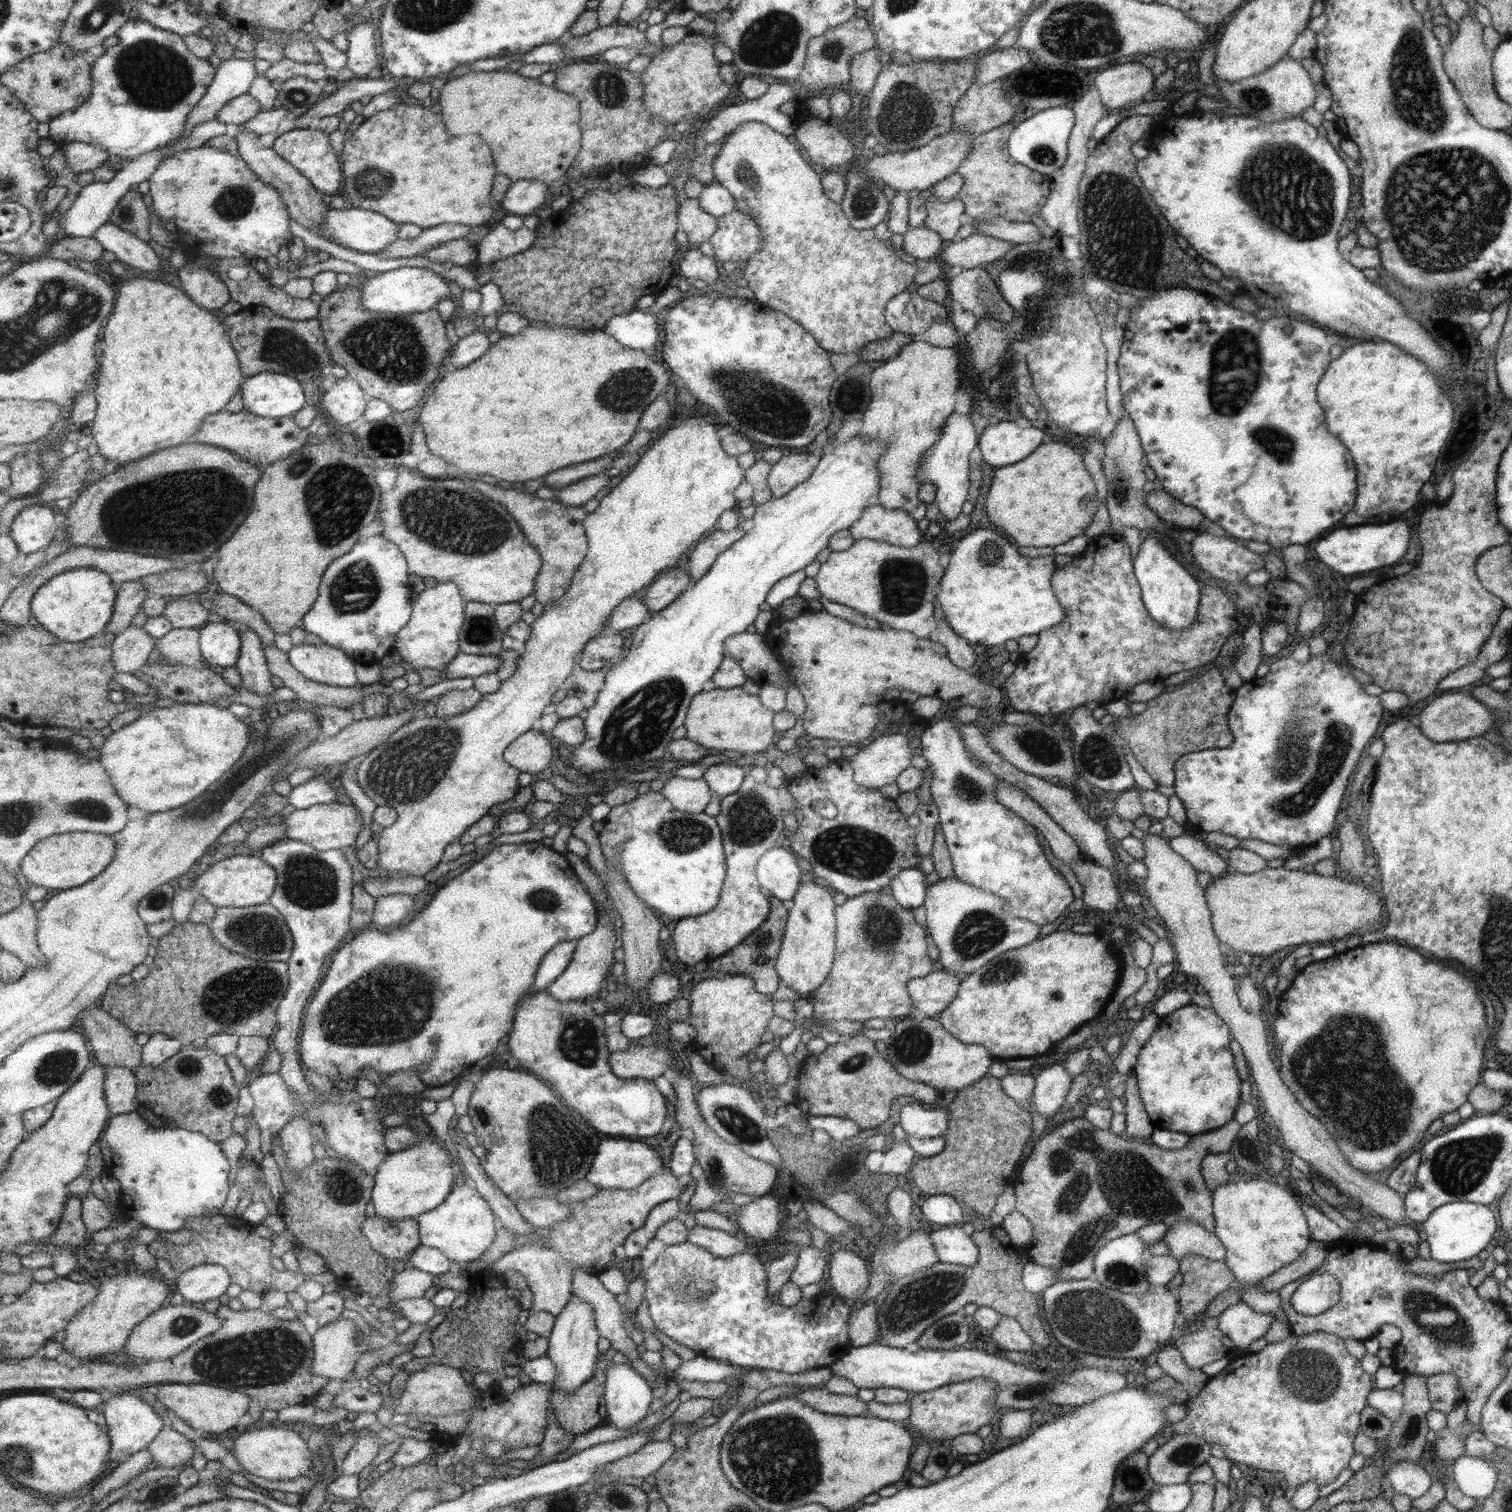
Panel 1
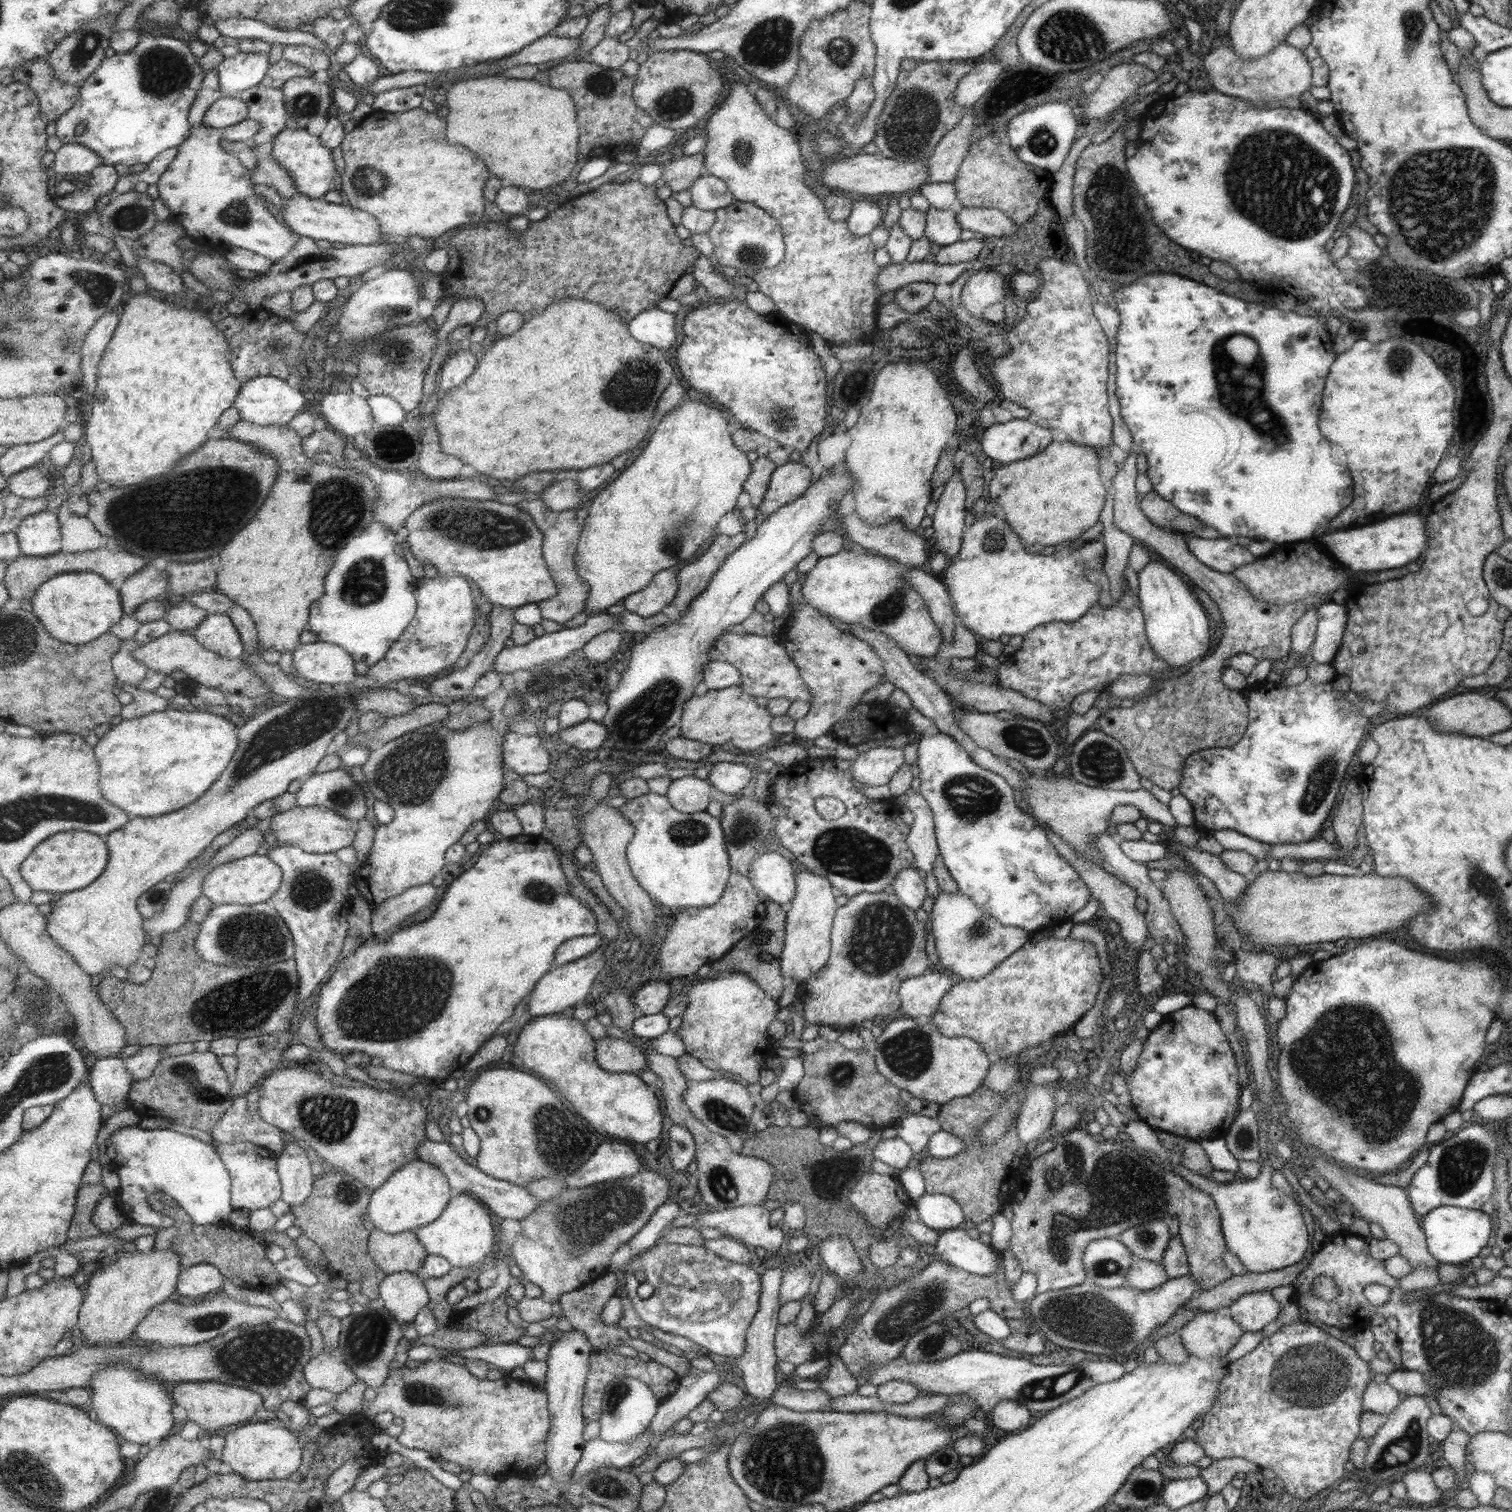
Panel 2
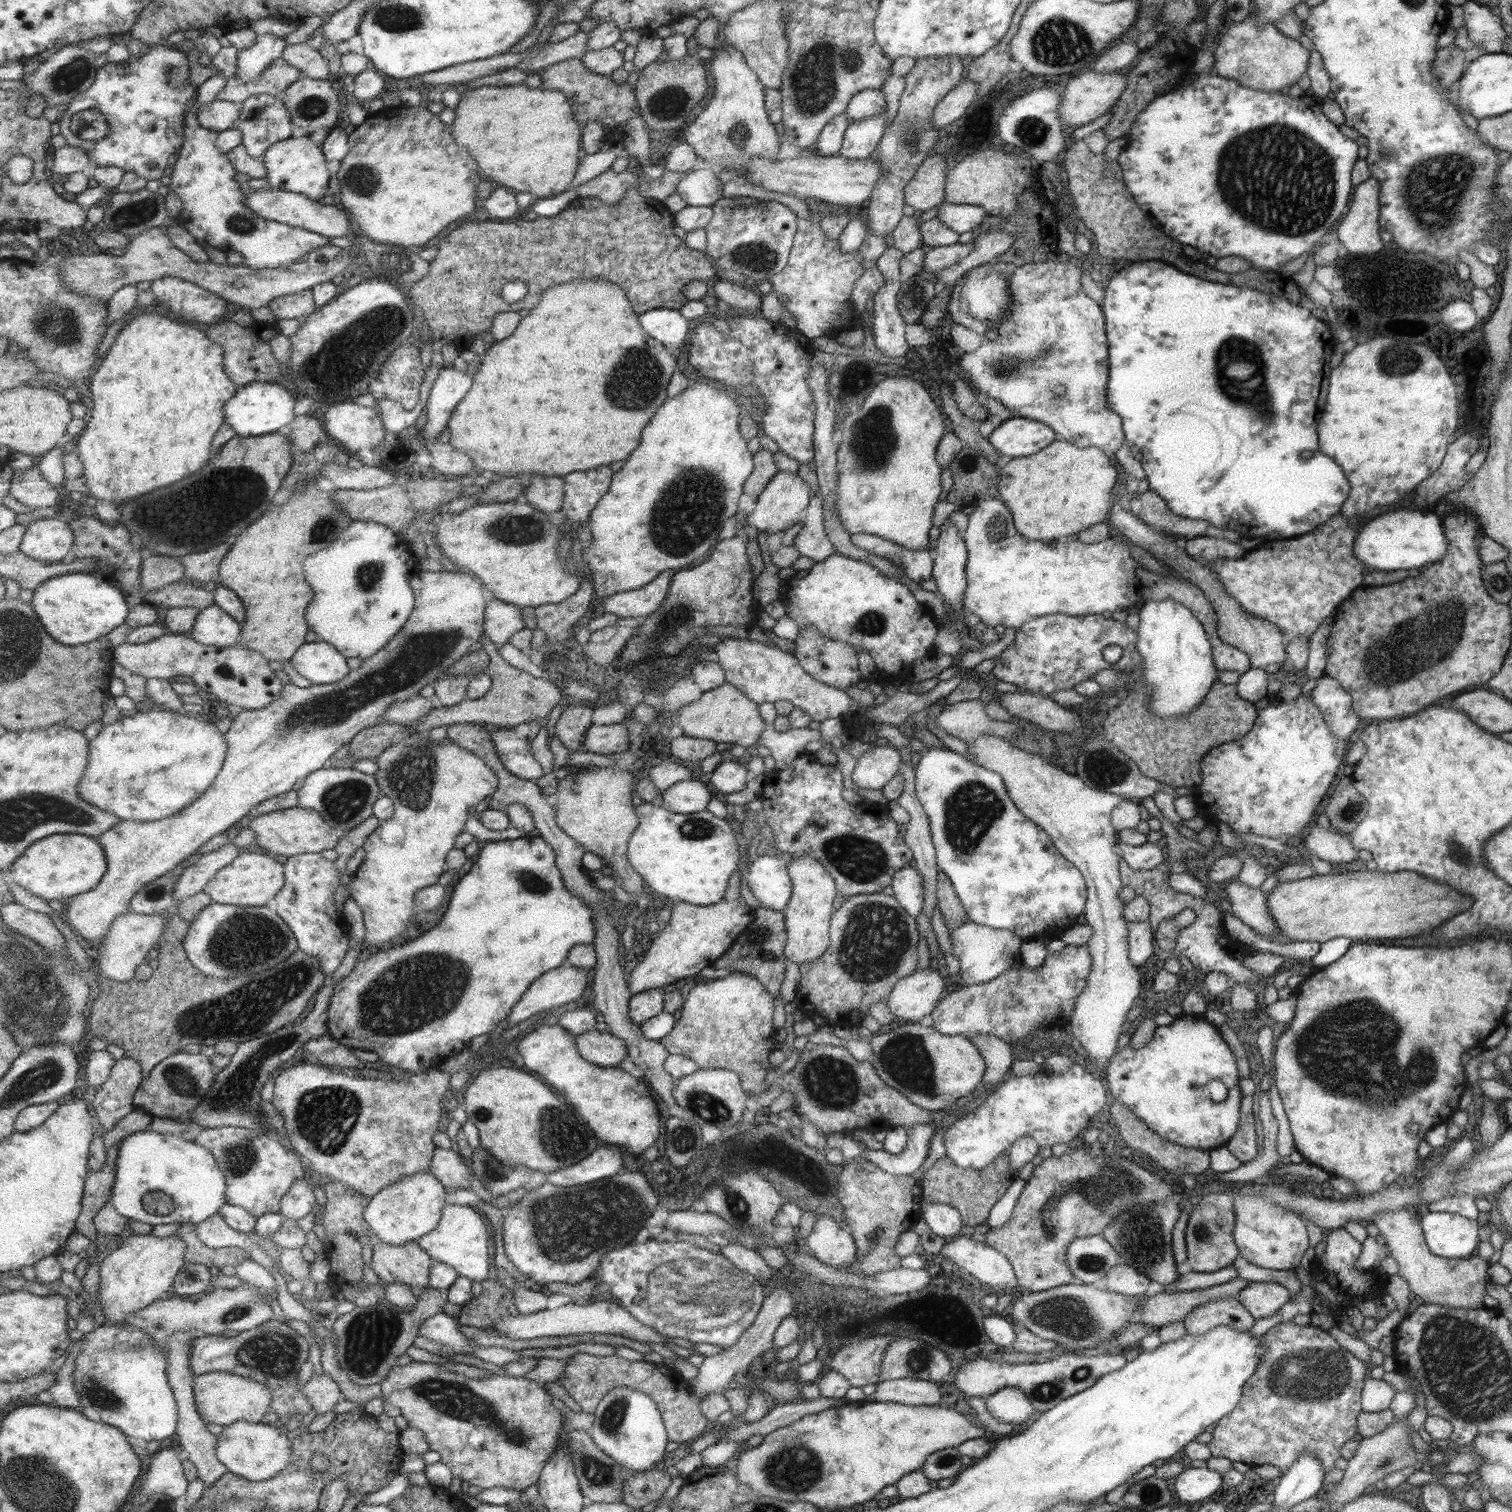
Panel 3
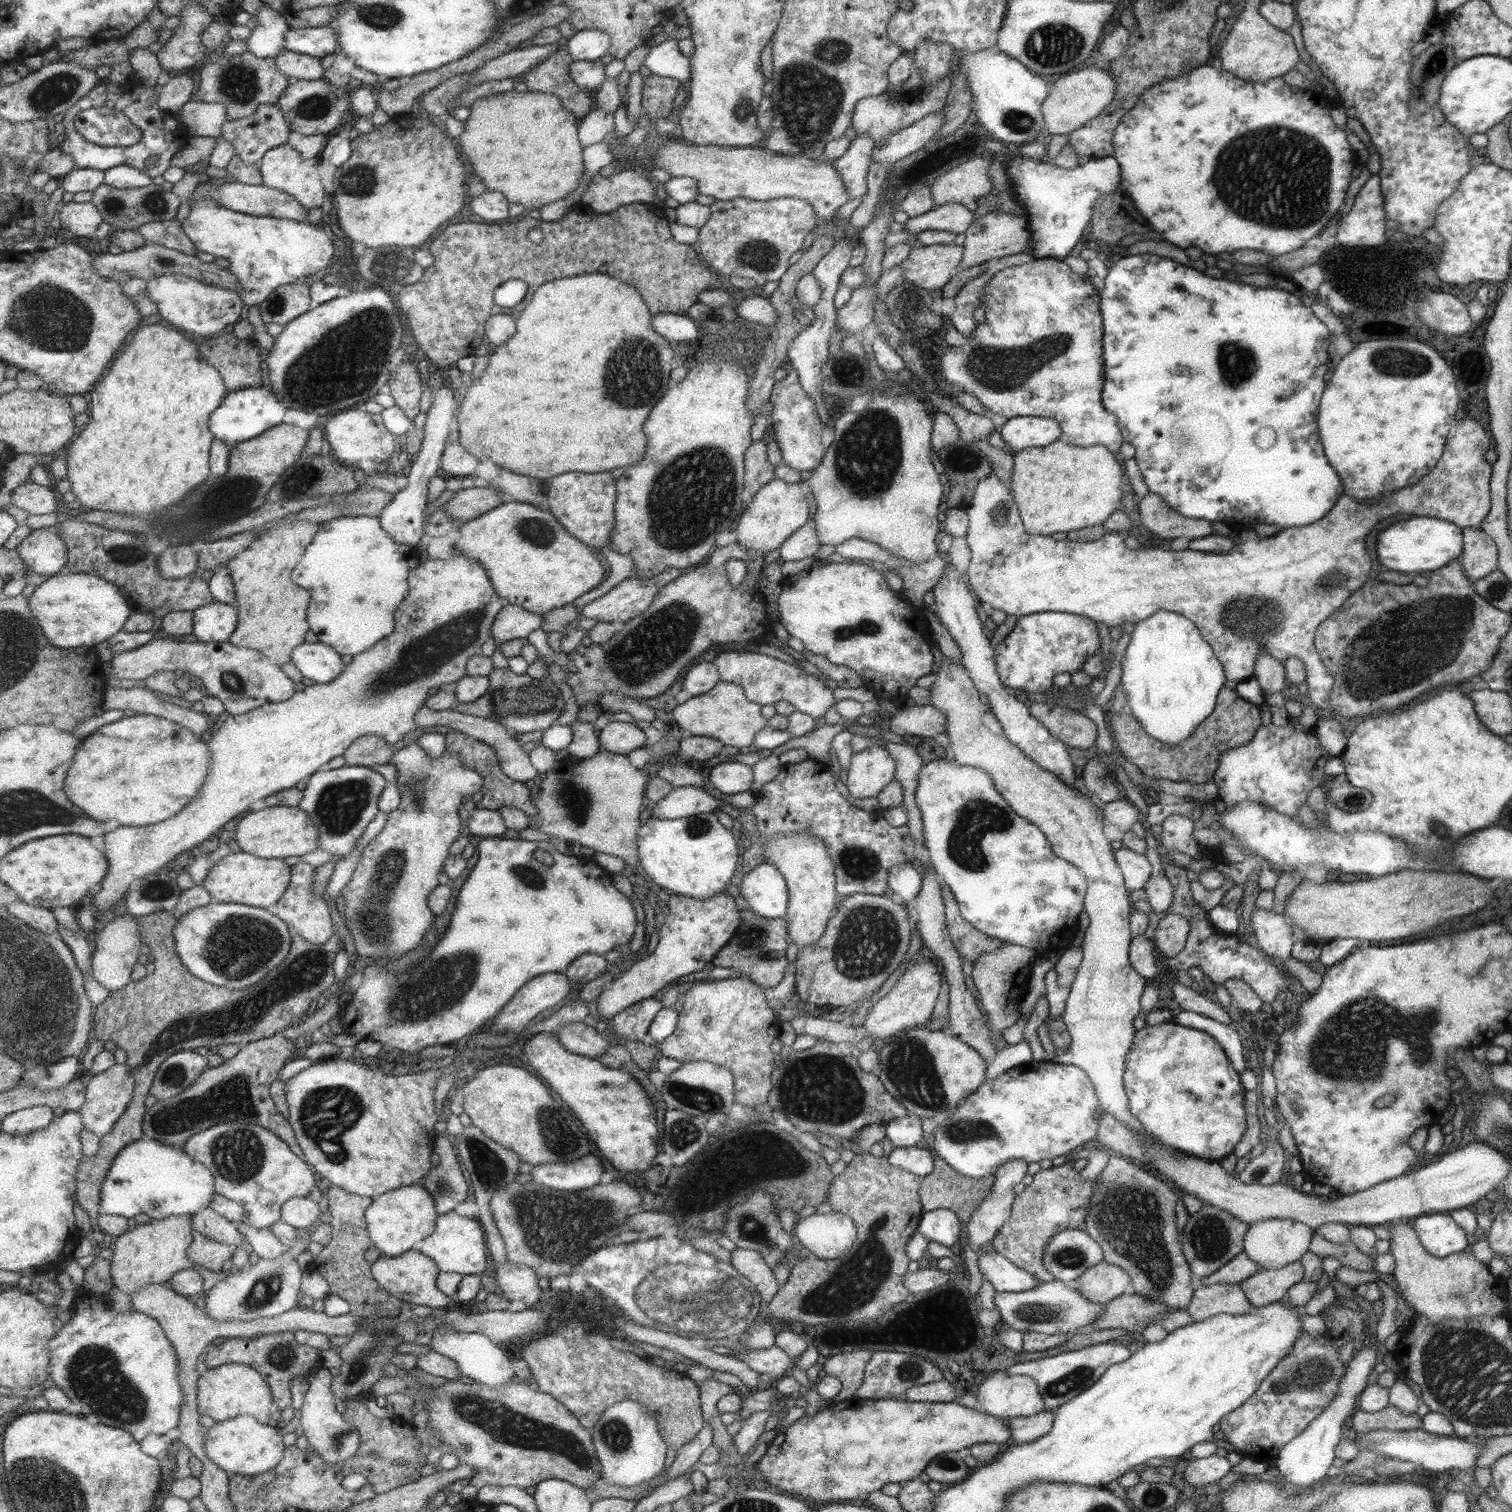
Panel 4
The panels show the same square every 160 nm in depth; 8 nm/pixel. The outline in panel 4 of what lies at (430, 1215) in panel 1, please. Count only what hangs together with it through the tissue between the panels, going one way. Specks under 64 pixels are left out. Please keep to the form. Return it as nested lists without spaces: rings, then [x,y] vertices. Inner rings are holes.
[[[454,1211],[439,1215],[437,1230],[420,1244],[419,1250],[425,1256],[431,1257],[443,1272],[459,1273],[464,1276],[485,1274],[485,1268],[489,1264],[487,1240],[481,1222],[477,1222],[476,1217],[468,1218]]]

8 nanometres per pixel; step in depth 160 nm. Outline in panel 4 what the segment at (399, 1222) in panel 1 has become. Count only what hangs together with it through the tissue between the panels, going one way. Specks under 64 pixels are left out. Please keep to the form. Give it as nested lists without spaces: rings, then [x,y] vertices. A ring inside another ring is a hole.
[[[419,1247],[404,1252],[401,1256],[378,1255],[378,1259],[372,1263],[372,1273],[375,1280],[386,1291],[397,1296],[402,1302],[413,1304],[417,1309],[419,1306],[431,1307],[435,1311],[447,1311],[453,1299],[446,1296],[446,1293],[438,1287],[439,1270],[438,1264],[428,1256],[425,1256]]]

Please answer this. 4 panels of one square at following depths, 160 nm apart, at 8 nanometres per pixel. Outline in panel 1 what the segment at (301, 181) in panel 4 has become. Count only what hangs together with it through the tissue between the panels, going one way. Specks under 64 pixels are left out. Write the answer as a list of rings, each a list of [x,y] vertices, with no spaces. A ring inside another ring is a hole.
[[[294,129],[282,134],[274,141],[274,149],[295,168],[298,168],[303,176],[306,176],[326,198],[338,194],[341,184],[344,182],[344,172],[340,156],[335,154],[331,146],[331,138],[320,129]]]

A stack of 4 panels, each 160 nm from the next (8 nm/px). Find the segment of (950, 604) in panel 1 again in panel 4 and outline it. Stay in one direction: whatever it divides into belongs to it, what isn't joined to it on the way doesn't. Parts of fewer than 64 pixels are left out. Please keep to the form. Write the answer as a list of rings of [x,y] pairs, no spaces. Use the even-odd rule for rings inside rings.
[[[992,472],[976,484],[971,502],[965,508],[968,516],[965,541],[971,551],[965,575],[977,603],[985,603],[989,610],[999,610],[1006,616],[1061,612],[1104,622],[1108,627],[1122,622],[1136,623],[1158,611],[1175,612],[1187,617],[1198,627],[1206,643],[1214,648],[1214,656],[1221,662],[1226,680],[1237,683],[1254,676],[1254,664],[1259,651],[1269,651],[1279,662],[1297,657],[1304,664],[1310,700],[1323,712],[1314,726],[1319,744],[1332,757],[1342,754],[1347,738],[1343,735],[1341,724],[1333,719],[1335,712],[1329,704],[1334,678],[1327,673],[1314,647],[1314,632],[1322,620],[1342,608],[1346,600],[1366,582],[1365,574],[1371,570],[1371,560],[1365,554],[1363,536],[1377,520],[1387,518],[1393,512],[1401,512],[1401,504],[1393,500],[1393,496],[1383,498],[1377,506],[1363,506],[1347,496],[1341,496],[1339,504],[1335,504],[1335,508],[1331,508],[1331,512],[1319,522],[1307,524],[1303,528],[1279,530],[1264,538],[1249,536],[1245,542],[1237,546],[1234,544],[1230,552],[1209,553],[1188,549],[1165,552],[1144,546],[1128,550],[1124,546],[1124,539],[1113,532],[1107,532],[1097,541],[1087,543],[1066,539],[1056,542],[1049,536],[1027,536],[1011,495],[1009,490],[999,486]]]

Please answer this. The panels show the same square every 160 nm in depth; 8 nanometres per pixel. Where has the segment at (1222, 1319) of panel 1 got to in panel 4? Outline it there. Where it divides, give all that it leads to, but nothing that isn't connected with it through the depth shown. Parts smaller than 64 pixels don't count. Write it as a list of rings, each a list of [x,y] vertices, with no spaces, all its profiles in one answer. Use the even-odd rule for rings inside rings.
[[[1300,1261],[1277,1269],[1260,1269],[1239,1283],[1243,1295],[1254,1308],[1271,1303],[1283,1302],[1289,1286],[1297,1284],[1303,1276]]]

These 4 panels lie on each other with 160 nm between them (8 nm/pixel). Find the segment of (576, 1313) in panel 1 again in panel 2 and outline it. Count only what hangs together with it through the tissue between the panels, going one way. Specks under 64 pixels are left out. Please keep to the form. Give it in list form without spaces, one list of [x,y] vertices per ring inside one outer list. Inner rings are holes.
[[[569,1329],[551,1347],[546,1360],[548,1362],[548,1373],[545,1388],[546,1393],[550,1396],[551,1430],[547,1439],[545,1463],[548,1472],[560,1483],[570,1481],[586,1447],[586,1441],[583,1438],[587,1422],[584,1416],[584,1396],[591,1372],[590,1360],[595,1351],[587,1334],[577,1329]]]

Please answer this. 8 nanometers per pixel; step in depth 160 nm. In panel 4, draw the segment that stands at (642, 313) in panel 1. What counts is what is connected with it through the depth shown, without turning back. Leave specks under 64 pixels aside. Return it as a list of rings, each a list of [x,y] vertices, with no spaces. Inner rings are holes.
[[[661,313],[653,316],[653,323],[655,331],[674,344],[697,337],[695,322],[687,315]]]

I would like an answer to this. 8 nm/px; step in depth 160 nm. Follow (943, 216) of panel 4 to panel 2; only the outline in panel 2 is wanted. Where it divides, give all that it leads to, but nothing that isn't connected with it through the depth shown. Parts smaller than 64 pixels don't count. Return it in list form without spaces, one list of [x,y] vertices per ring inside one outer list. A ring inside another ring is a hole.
[[[962,208],[956,212],[963,230],[972,230],[983,239],[997,239],[1016,232],[1018,225],[996,208]]]

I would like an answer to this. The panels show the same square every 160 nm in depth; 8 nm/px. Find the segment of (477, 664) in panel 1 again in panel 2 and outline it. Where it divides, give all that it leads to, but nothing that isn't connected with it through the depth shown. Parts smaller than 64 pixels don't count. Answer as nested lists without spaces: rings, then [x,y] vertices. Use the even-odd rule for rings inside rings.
[[[599,614],[587,617],[586,621],[580,626],[570,629],[561,629],[552,633],[544,633],[535,640],[532,640],[526,645],[513,645],[511,648],[505,647],[496,657],[495,664],[493,664],[493,671],[499,674],[511,674],[517,670],[529,670],[534,666],[545,664],[547,660],[553,658],[560,658],[561,660],[567,659],[567,654],[571,654],[573,650],[579,650],[598,634],[602,632],[618,628],[618,616],[613,614]]]

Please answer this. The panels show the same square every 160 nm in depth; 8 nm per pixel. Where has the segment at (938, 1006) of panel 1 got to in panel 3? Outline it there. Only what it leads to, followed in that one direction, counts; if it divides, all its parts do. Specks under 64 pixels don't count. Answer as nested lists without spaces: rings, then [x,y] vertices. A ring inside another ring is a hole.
[[[919,969],[895,983],[887,1000],[889,1013],[899,1023],[917,1023],[937,1007],[943,988],[945,984],[935,970]]]

